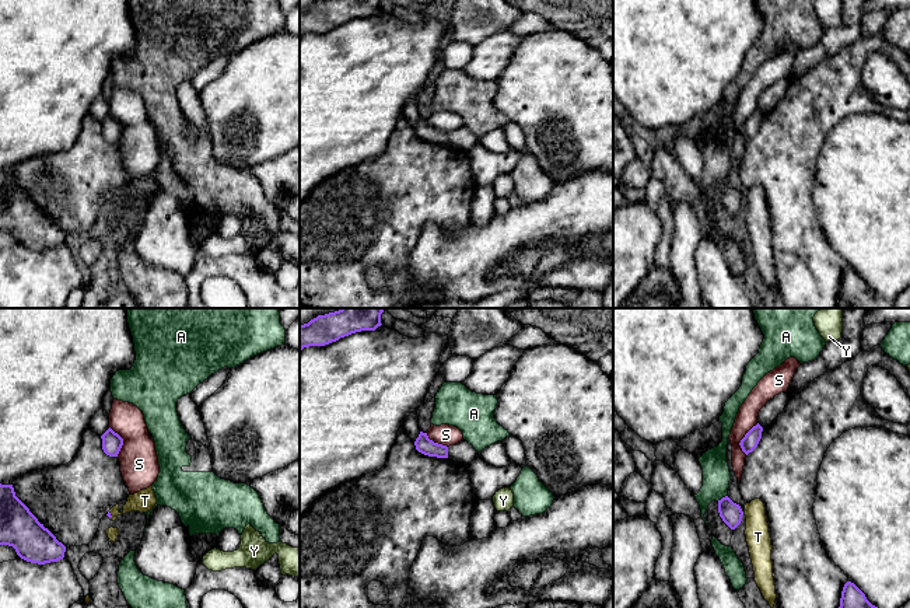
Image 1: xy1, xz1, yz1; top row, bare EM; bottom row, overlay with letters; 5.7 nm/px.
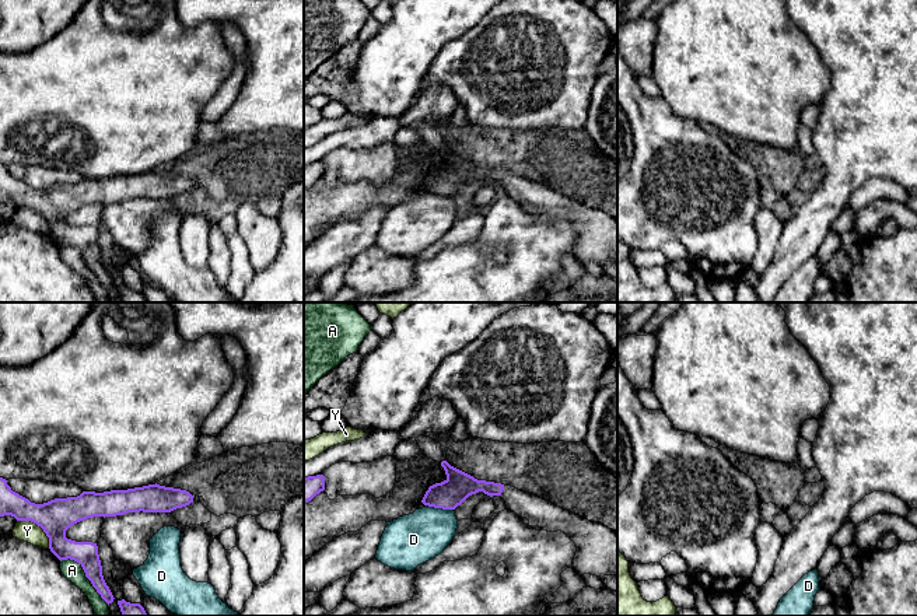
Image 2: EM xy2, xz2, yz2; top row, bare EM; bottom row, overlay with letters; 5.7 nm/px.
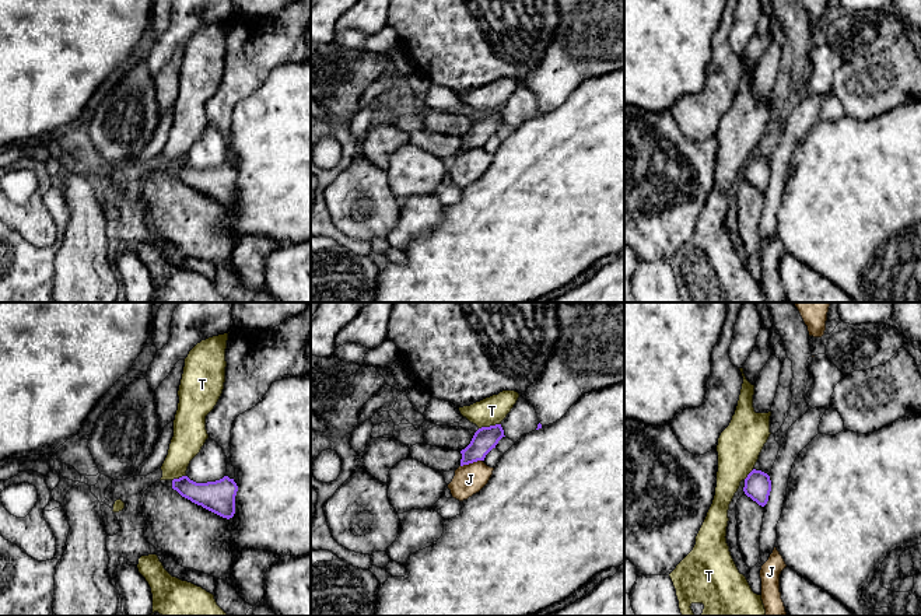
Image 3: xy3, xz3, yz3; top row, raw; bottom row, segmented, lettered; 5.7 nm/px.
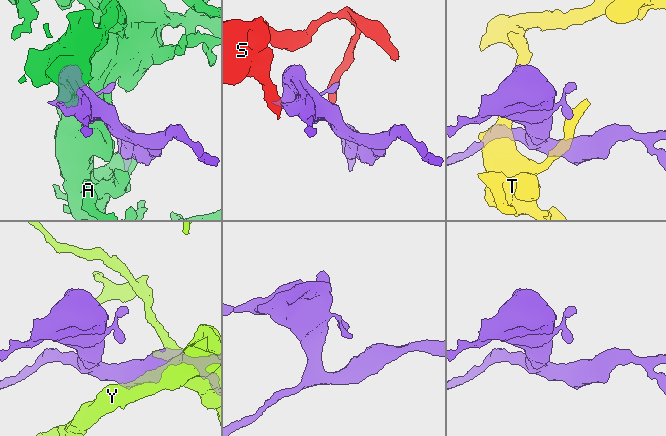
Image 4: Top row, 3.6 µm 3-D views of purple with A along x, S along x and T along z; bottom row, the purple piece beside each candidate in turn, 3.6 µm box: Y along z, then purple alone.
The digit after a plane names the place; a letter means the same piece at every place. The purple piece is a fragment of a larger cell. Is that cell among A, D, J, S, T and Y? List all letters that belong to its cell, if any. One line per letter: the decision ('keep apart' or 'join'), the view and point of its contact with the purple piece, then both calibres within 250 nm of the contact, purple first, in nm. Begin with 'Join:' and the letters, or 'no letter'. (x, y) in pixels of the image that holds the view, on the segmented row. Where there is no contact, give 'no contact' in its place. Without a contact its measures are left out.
Join: no letter
A: keep apart; contact xy2 (86, 576); calibres 140 and 110 nm
D: keep apart; contact xz2 (440, 507); calibres 170 and 300 nm
J: keep apart; contact xz3 (470, 462); calibres 140 and 180 nm
S: keep apart; contact yz1 (742, 439); calibres 90 and 120 nm
T: keep apart; contact xz3 (490, 426); calibres 140 and 160 nm
Y: keep apart; contact xy2 (39, 525); calibres 200 and 120 nm

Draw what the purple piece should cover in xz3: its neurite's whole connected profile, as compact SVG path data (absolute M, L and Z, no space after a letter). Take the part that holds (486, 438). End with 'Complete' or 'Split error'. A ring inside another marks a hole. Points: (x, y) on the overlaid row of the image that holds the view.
M501 424L479 428L470 444L460 451L460 466L484 461L486 455L505 437Z. Complete

